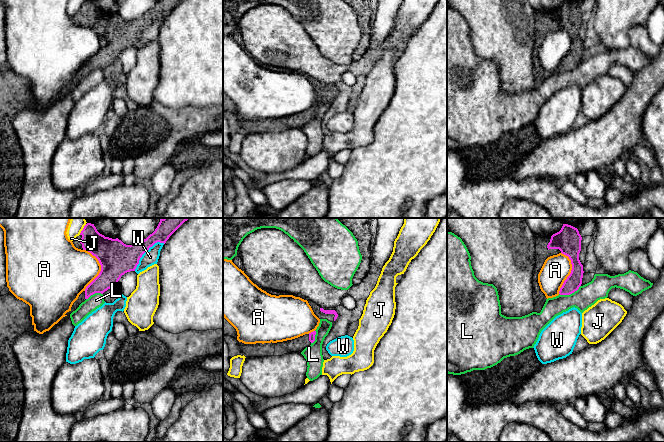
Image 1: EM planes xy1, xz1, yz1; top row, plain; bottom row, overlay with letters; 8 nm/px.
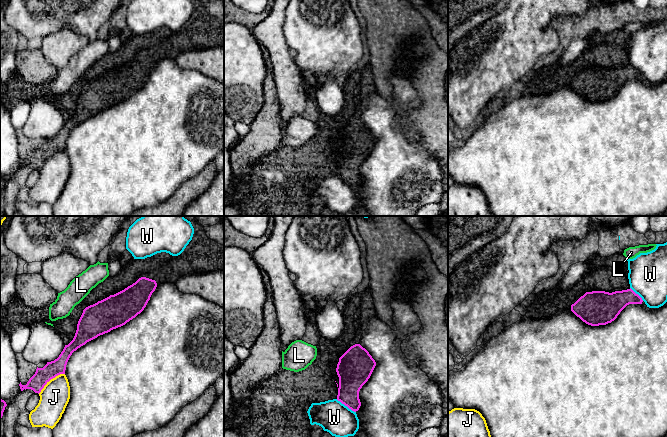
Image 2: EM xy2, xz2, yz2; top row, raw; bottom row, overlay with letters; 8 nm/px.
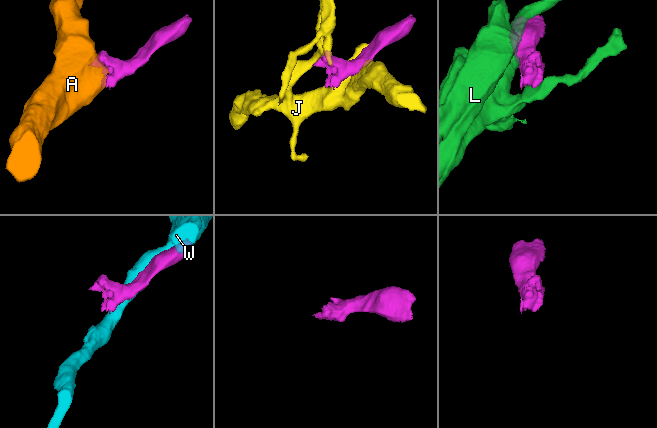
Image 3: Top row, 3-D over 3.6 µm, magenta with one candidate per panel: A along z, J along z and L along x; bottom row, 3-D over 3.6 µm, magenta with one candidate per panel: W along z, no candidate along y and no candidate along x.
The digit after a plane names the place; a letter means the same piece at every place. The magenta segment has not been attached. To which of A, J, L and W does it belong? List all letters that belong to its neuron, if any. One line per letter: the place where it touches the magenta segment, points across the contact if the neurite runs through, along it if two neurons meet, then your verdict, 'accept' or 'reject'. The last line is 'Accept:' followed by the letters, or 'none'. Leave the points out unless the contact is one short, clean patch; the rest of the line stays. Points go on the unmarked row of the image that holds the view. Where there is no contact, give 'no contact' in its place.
A: xy1 (101, 44) | reject
J: xy2 (50, 155) | reject
L: yz1 (570, 69) | reject
W: xy1 (145, 27) | reject
Accept: none

